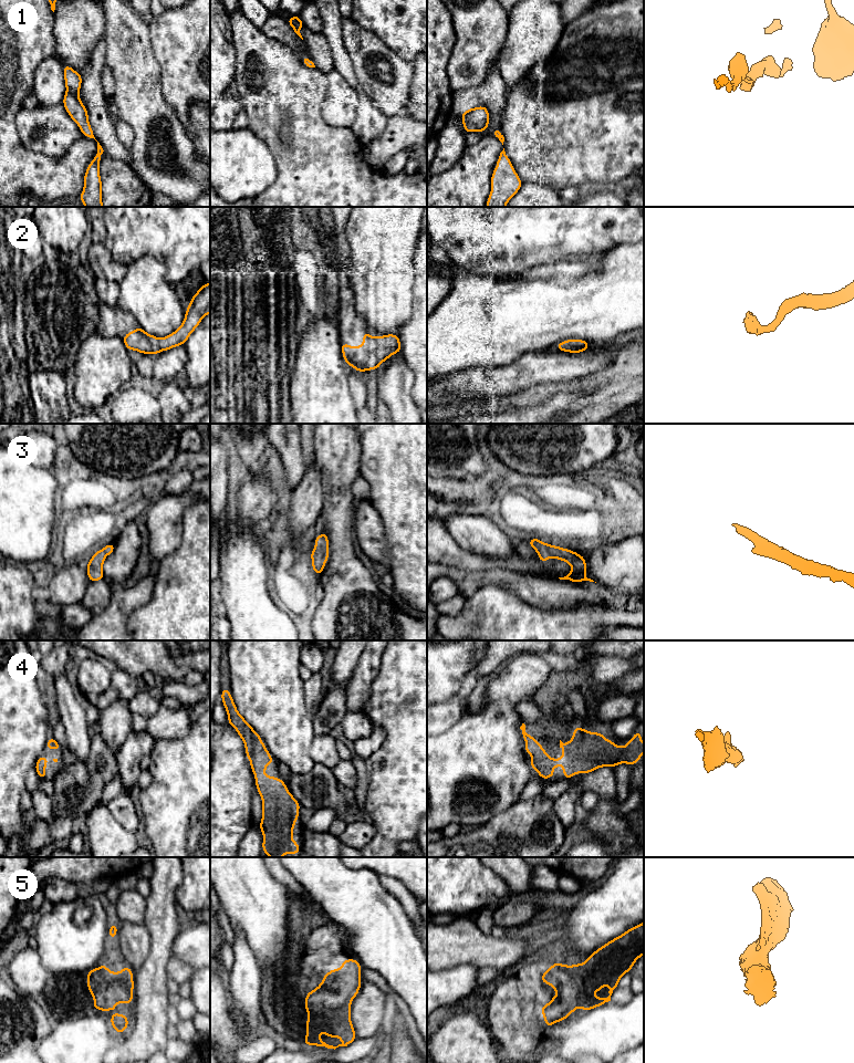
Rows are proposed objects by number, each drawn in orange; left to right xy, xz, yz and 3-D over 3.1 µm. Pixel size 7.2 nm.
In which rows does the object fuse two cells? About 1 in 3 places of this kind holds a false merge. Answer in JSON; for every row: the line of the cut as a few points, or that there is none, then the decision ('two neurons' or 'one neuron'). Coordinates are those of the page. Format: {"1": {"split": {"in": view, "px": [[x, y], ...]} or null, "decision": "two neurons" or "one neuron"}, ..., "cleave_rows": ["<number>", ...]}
{"1": {"split": null, "decision": "one neuron"}, "2": {"split": null, "decision": "one neuron"}, "3": {"split": null, "decision": "one neuron"}, "4": {"split": null, "decision": "one neuron"}, "5": {"split": null, "decision": "one neuron"}, "cleave_rows": []}

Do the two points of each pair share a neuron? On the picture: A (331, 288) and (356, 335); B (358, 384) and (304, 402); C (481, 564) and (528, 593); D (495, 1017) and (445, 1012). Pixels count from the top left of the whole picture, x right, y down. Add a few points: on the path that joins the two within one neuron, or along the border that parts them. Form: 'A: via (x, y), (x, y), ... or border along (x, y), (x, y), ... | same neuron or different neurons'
A: via (342, 300), (346, 323) | same neuron
B: border along (349, 370), (349, 392), (356, 409) | different neurons
C: border along (491, 568), (478, 571) | different neurons
D: via (482, 1004), (466, 1003), (457, 1009) | same neuron

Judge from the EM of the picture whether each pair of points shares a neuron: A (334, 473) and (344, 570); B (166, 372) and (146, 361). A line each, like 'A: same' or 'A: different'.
A: same
B: different

